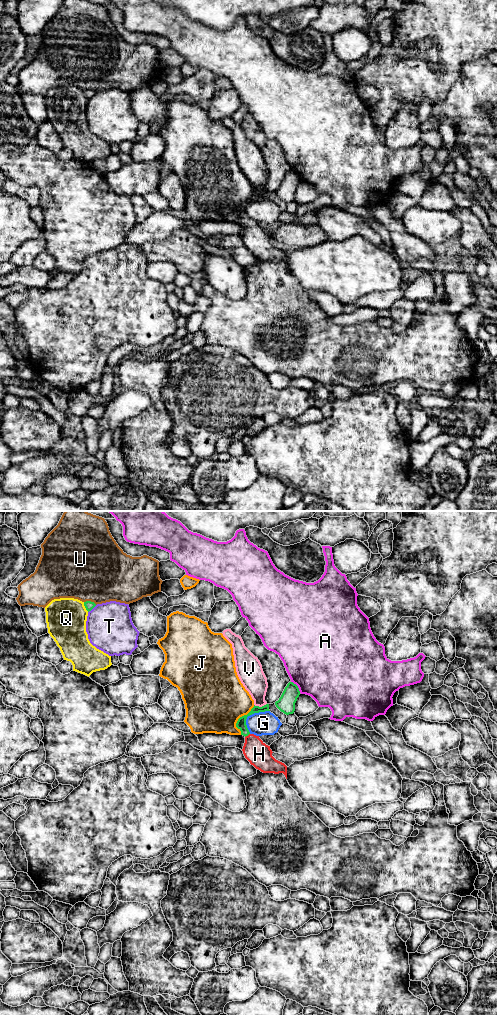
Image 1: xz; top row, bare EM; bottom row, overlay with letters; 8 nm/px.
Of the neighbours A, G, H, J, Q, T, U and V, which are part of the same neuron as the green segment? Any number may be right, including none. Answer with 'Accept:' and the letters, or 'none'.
Accept: H

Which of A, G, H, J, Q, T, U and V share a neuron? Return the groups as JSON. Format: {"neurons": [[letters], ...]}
{"neurons": [["A"], ["G"], ["H"], ["J", "V"], ["Q"], ["T"], ["U"]]}

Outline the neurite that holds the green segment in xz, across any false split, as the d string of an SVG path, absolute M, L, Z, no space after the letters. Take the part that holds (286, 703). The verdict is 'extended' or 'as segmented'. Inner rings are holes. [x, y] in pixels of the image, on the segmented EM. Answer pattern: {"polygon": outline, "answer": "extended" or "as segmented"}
{"polygon": "M289 682L279 700L275 702L275 705L286 715L293 714L295 711L295 703L299 695L300 691L298 686L293 682Z", "answer": "as segmented"}

